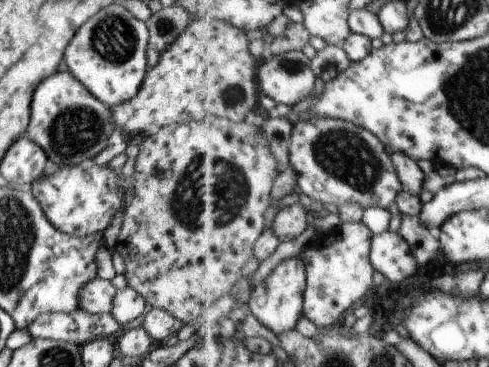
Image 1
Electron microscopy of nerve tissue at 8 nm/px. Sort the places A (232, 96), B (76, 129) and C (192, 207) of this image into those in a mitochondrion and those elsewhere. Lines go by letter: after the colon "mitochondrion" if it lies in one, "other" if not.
A: mitochondrion
B: mitochondrion
C: mitochondrion

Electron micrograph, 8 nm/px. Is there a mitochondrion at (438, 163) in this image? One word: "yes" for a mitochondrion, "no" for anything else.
no

